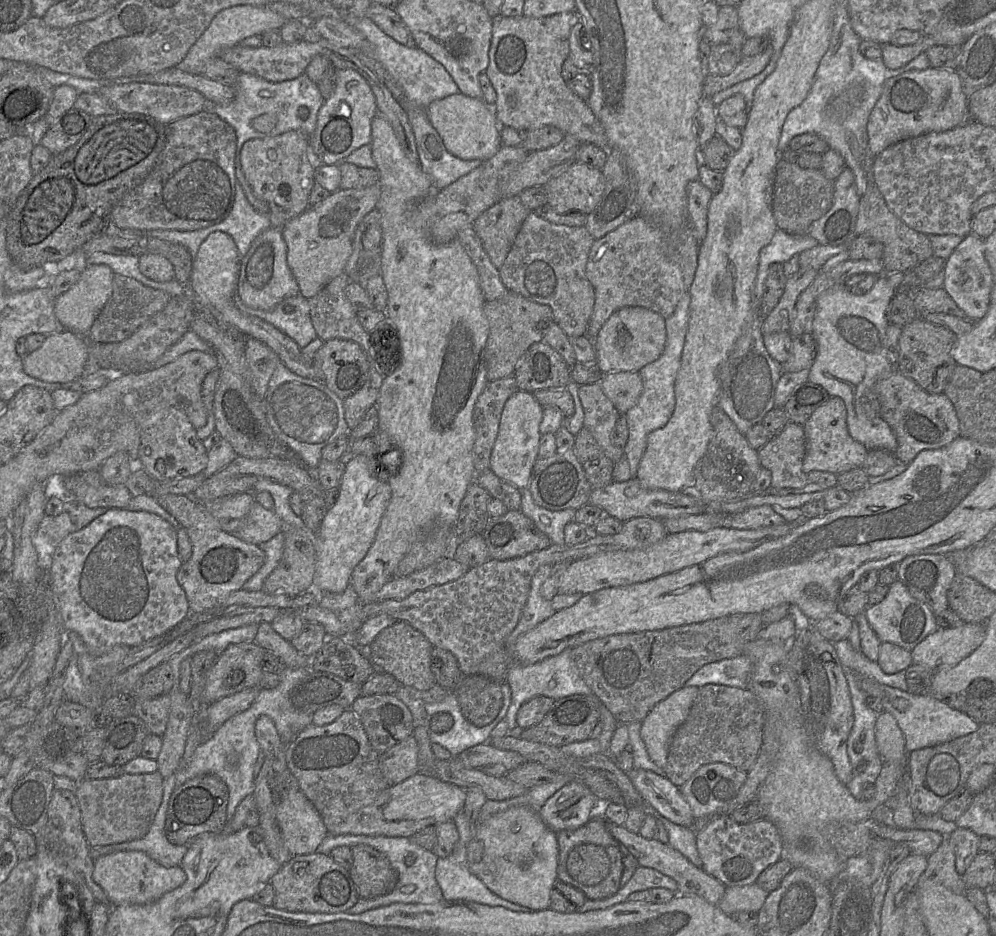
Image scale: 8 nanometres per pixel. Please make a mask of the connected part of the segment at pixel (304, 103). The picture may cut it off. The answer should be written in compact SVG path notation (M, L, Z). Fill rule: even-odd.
M240 73L236 84L233 87L235 89L235 98L229 104L216 105L215 113L218 117L231 125L236 132L237 146L235 156L235 177L237 182L240 184L246 198L253 208L262 214L269 214L269 207L267 203L255 195L251 186L246 180L240 162L241 148L243 144L250 139L276 136L291 130L300 131L309 137L307 155L312 166L315 169L319 168L322 163L318 161L313 152L310 145L310 135L315 130L318 112L325 100L320 93L318 84L310 80L305 73L295 79L282 82L269 82L253 74ZM301 107L306 107L309 110L309 115L306 119L300 118L298 114ZM271 112L276 114L277 124L275 127L269 133L256 131L252 127L253 120L263 114Z

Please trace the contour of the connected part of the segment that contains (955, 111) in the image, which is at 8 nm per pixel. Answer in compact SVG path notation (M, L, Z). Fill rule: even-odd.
M929 67L888 79L867 122L868 147L877 156L889 146L928 132L946 131L965 122L968 96L956 70Z

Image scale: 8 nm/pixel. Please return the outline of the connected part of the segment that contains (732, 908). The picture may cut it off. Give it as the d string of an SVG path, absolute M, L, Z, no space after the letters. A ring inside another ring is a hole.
M756 883L746 886L726 887L718 907L727 915L739 912L757 914L762 908L768 892Z

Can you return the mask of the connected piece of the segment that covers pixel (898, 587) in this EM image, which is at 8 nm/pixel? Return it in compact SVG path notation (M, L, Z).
M899 580L889 585L885 598L877 604L868 606L864 615L881 642L893 643L909 651L938 628L931 609L914 598Z

